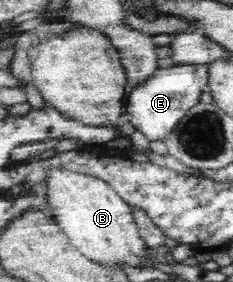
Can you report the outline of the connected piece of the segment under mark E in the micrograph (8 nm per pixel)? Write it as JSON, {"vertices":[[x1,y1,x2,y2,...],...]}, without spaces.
{"vertices":[[172,66,156,70,150,78,127,89,123,98,124,118,134,129,151,140,164,140,164,136,184,116,184,113,200,102,201,94,207,90,208,66]]}

